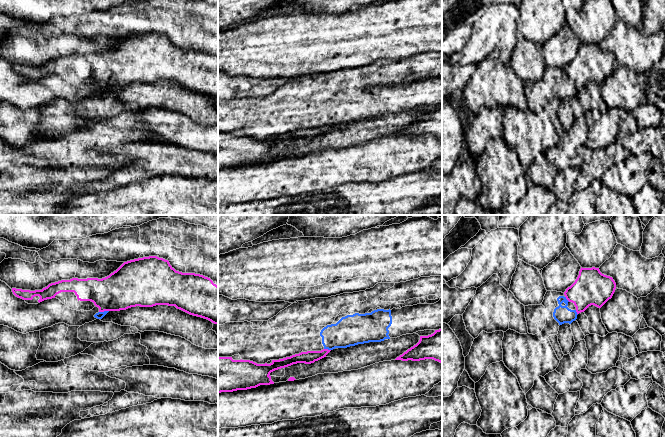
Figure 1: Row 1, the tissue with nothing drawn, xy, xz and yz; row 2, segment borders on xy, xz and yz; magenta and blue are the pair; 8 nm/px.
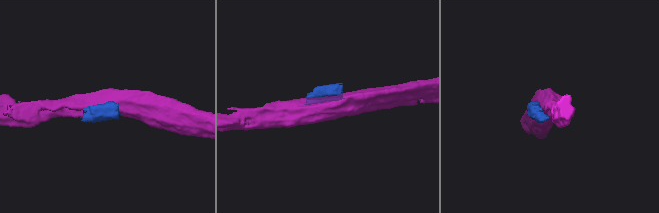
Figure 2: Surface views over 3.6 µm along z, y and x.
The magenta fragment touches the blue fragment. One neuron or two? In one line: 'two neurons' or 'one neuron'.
two neurons

